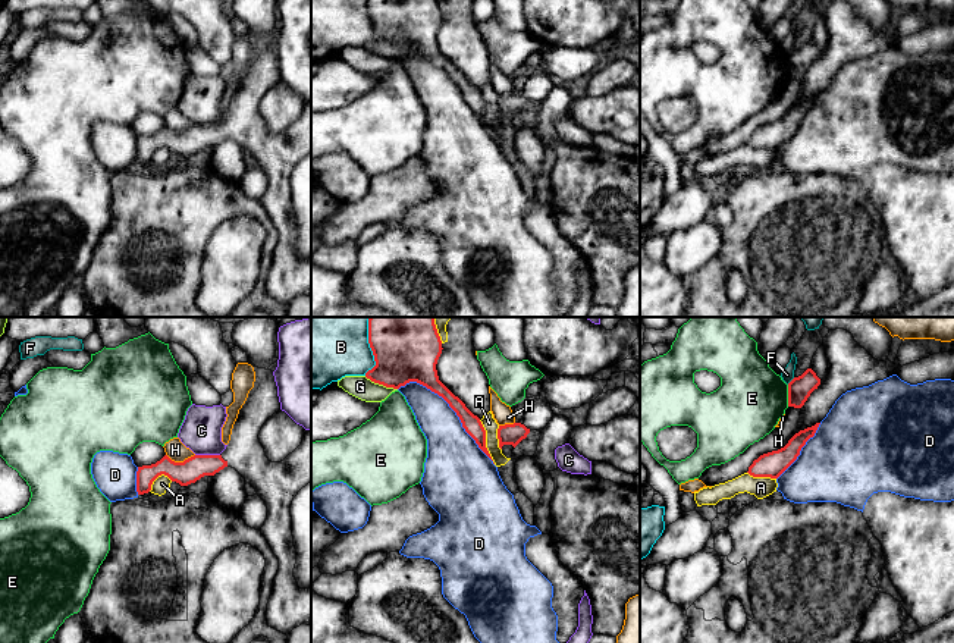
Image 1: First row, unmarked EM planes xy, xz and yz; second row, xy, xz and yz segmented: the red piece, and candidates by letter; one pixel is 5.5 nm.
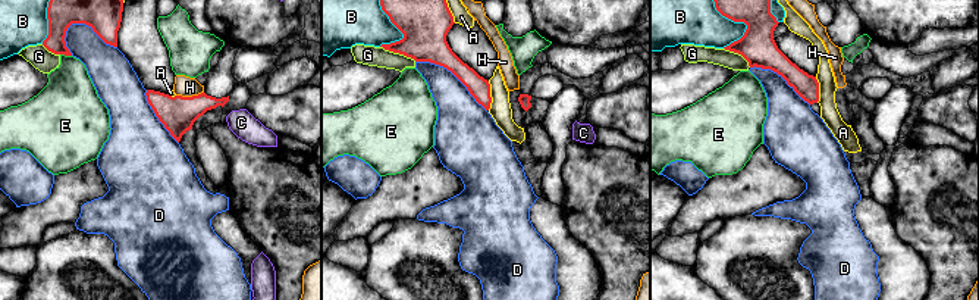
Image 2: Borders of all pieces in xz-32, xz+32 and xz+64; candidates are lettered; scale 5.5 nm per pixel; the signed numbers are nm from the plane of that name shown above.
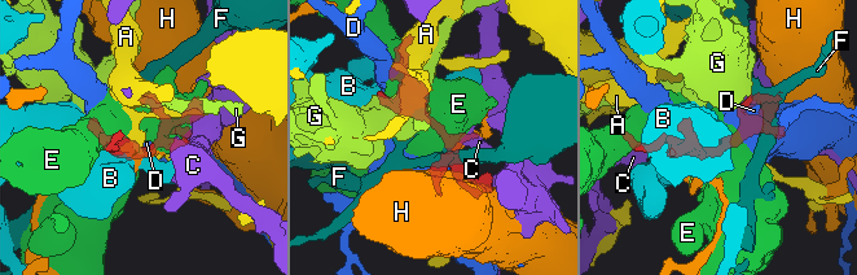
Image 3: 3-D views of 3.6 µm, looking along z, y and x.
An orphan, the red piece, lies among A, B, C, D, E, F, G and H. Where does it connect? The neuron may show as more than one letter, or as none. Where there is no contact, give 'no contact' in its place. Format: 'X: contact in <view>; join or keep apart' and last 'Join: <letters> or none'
A: contact in xz; keep apart
B: contact in xz; keep apart
C: contact in xy; keep apart
D: contact in xz; keep apart
E: contact in yz; keep apart
F: contact in yz; keep apart
G: contact in xz; keep apart
H: contact in xy; keep apart
Join: none

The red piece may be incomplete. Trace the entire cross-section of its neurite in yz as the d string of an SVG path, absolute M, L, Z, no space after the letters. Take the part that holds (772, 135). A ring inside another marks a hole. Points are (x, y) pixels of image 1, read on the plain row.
M819 95L800 101L784 119L760 126L753 132L747 144L753 148L778 150L797 131L801 119L815 107Z

